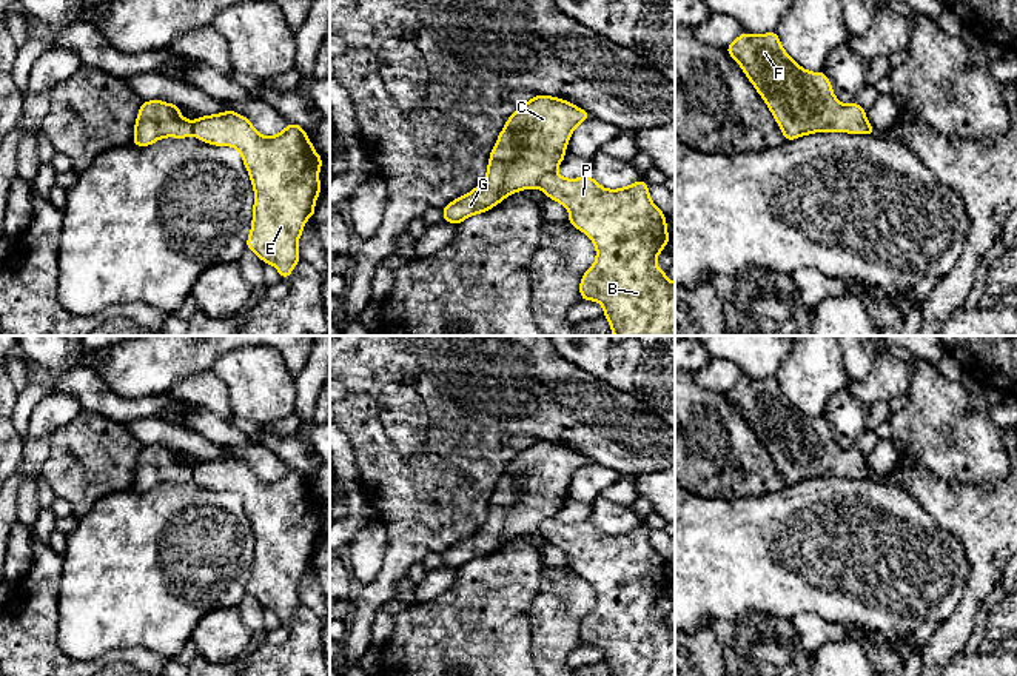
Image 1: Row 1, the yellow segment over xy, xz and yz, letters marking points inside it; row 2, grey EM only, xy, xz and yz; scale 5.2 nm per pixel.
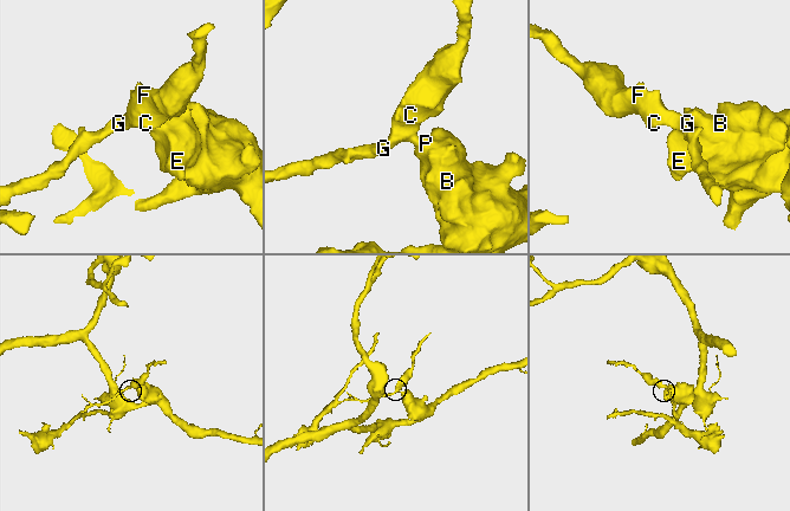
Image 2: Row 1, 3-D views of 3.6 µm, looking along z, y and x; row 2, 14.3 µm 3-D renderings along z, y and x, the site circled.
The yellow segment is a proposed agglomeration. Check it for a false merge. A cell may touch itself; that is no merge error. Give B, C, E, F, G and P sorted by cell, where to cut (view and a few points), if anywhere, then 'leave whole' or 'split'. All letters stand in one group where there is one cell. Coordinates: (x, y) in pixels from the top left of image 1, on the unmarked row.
groups B E P / C F G; cut xz (555, 515), (549, 516), (538, 532); split

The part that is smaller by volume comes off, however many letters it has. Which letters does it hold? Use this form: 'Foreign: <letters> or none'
Foreign: C, F, G

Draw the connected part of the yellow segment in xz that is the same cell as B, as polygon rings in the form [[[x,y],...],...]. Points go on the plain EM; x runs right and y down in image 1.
[[[555,516],[538,530],[549,544],[567,553],[567,567],[589,581],[596,593],[595,608],[579,627],[581,645],[602,650],[610,676],[675,676],[675,627],[656,611],[656,602],[670,587],[667,562],[652,547],[647,527],[607,534],[590,520],[566,524]]]

